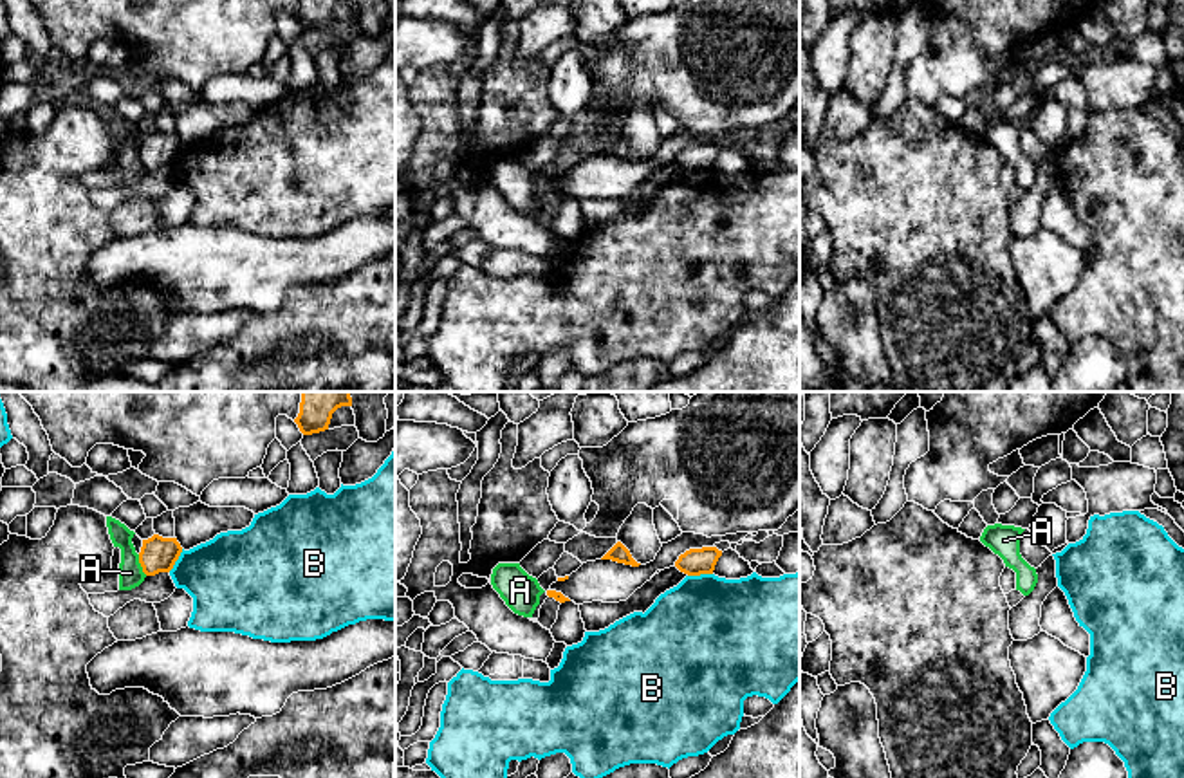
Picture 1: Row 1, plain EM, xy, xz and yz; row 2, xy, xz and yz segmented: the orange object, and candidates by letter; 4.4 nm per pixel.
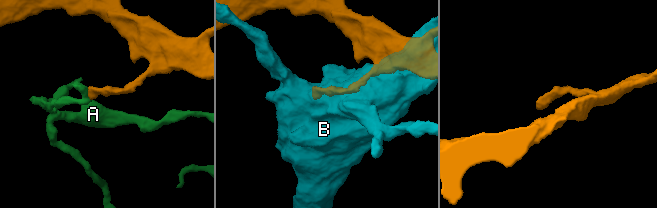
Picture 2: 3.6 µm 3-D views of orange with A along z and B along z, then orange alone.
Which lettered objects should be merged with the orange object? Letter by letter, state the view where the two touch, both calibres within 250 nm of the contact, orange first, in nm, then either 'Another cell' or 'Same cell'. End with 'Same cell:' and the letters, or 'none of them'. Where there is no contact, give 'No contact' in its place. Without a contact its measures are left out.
A: Touches orange in xy. Thickness 160 nm (orange) against 110 nm. Another cell
B: Touches orange in xz. Thickness 120 nm (orange) against 480 nm. Another cell
Same cell: none of them

